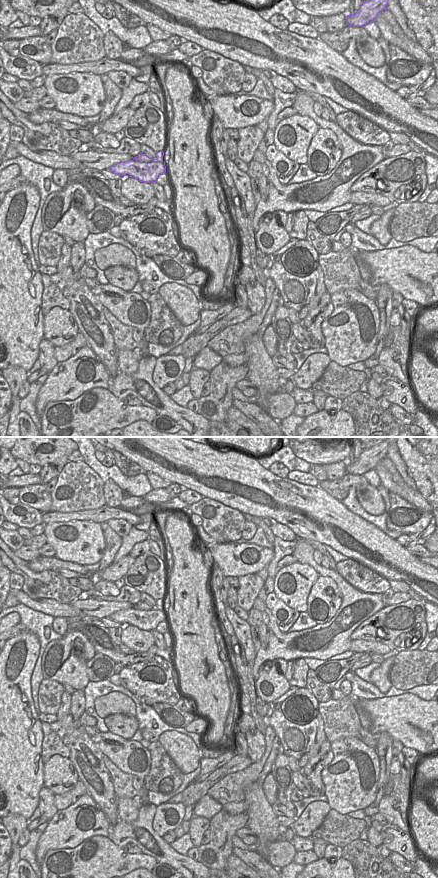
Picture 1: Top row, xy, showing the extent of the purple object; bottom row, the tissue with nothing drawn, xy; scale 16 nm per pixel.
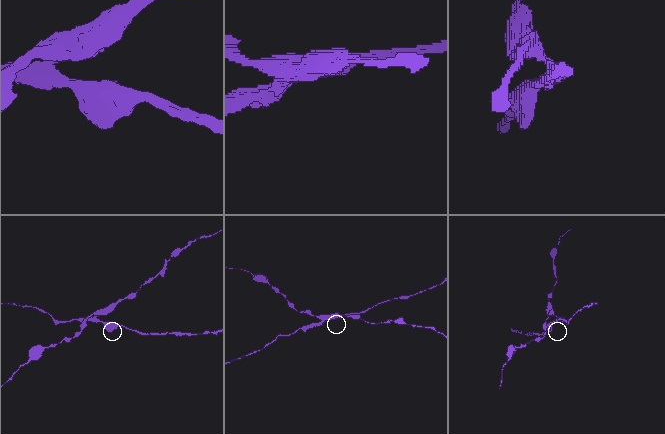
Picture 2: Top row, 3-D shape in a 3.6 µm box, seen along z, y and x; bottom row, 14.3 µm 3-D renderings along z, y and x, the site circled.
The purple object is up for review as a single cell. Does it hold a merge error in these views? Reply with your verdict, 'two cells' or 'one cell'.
two cells

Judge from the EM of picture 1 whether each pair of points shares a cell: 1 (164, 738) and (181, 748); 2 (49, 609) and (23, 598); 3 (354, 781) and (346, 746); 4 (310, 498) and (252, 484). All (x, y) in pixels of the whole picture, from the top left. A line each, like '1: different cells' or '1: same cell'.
1: same cell
2: same cell
3: same cell
4: same cell

